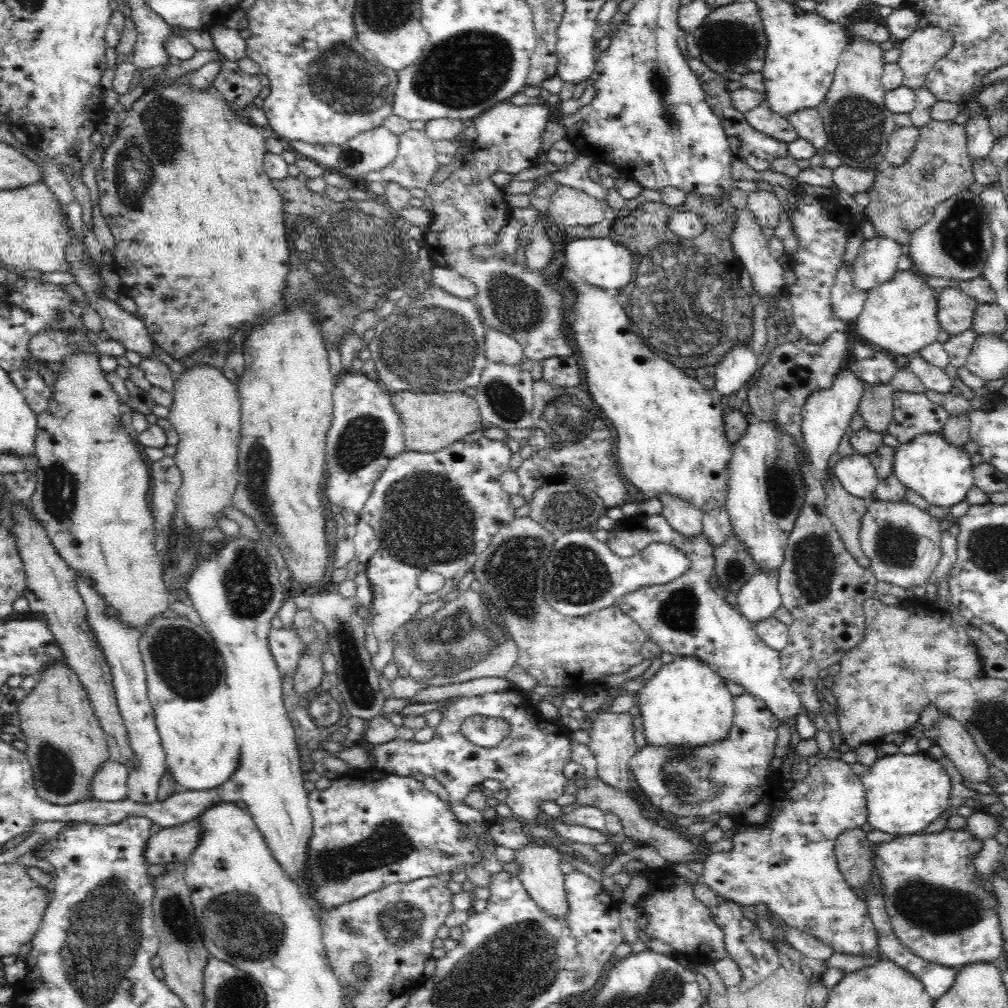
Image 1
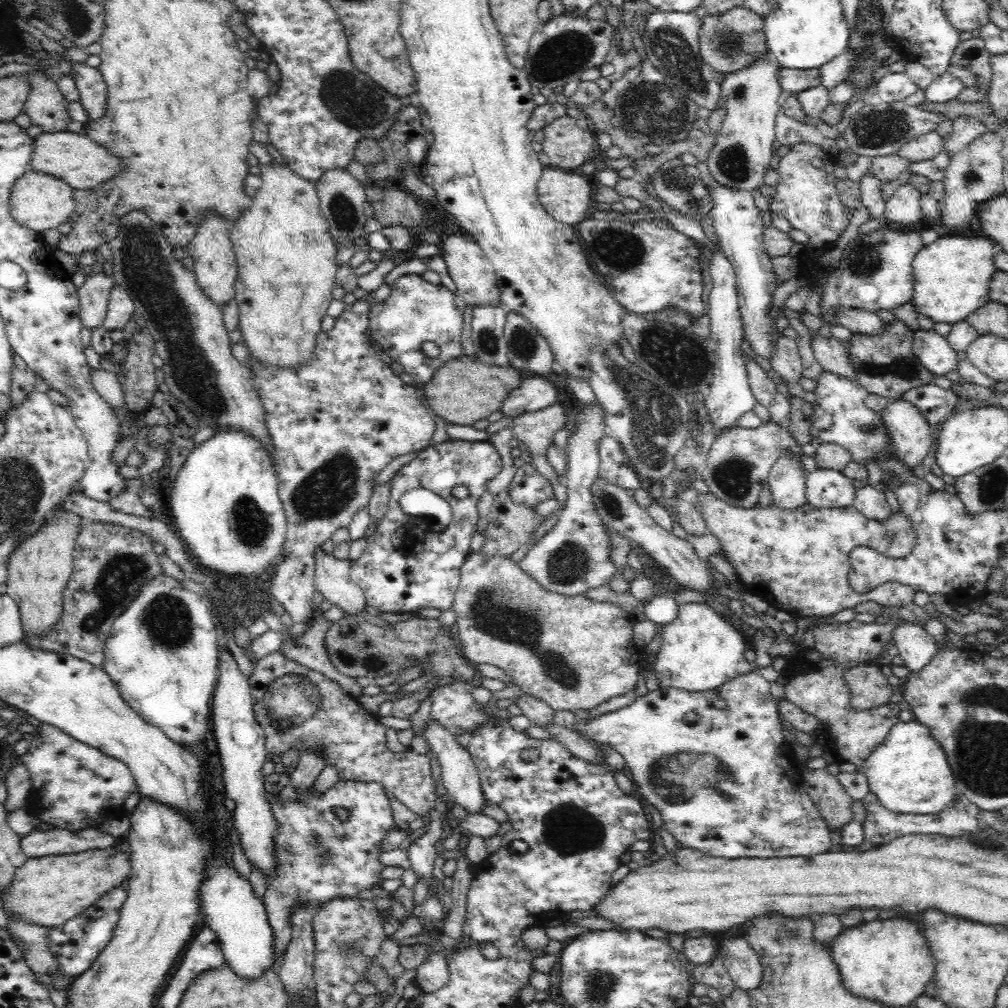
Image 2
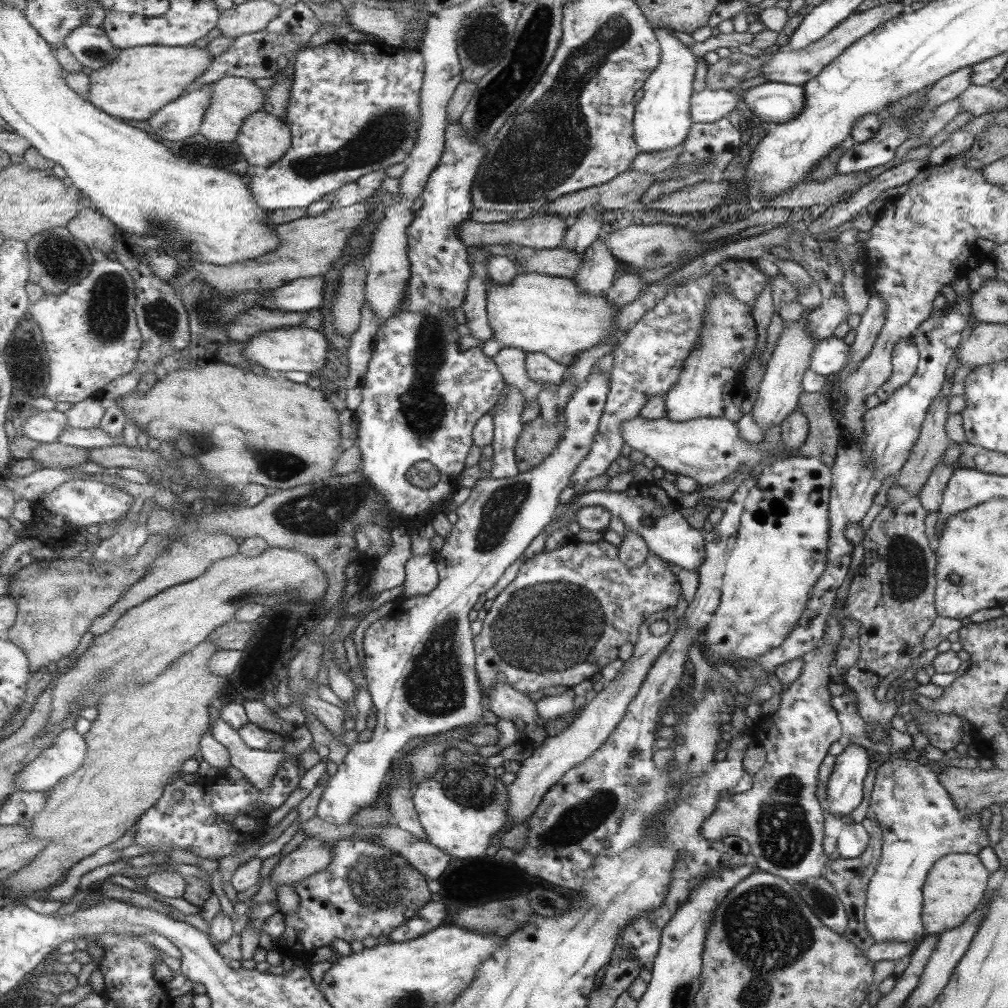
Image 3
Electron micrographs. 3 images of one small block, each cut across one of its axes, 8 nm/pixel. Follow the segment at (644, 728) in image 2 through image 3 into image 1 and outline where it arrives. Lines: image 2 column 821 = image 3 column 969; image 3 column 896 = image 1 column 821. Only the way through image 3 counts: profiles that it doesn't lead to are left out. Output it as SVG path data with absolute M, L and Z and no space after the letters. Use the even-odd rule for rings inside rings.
M748 693L736 696L733 706L734 723L722 742L692 750L653 749L648 745L640 748L630 760L638 786L656 808L672 815L688 818L724 813L735 822L736 827L730 833L732 849L707 856L703 863L702 881L719 896L740 905L763 902L787 925L816 937L831 946L834 953L867 956L879 961L882 957L875 924L868 915L865 902L844 879L834 856L836 838L846 830L860 829L867 823L867 800L860 775L846 762L820 755L819 762L808 769L806 779L791 790L781 789L779 783L772 783L769 778L776 773L771 762L775 758L777 728L781 722L762 701Z

